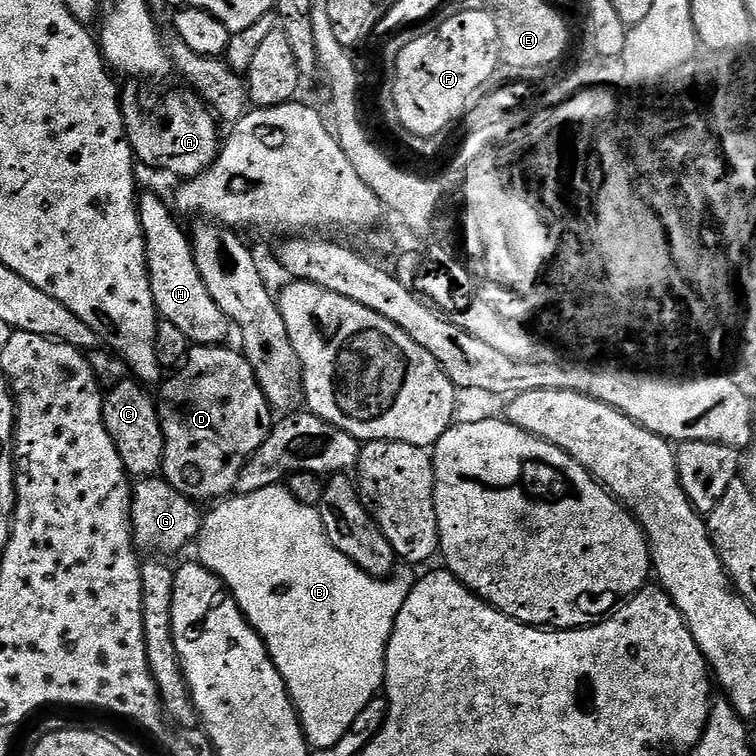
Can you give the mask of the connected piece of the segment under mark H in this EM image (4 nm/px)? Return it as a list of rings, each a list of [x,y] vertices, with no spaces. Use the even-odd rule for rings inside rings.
[[[141,191],[136,209],[144,235],[150,290],[154,294],[157,313],[180,329],[189,345],[223,345],[228,332],[230,336],[228,319],[222,314],[218,302],[210,298],[210,290],[206,290],[206,282],[202,282],[202,274],[198,274],[189,233],[186,228],[184,232],[183,226],[176,221],[178,216],[173,205],[169,201],[167,204],[156,192]]]

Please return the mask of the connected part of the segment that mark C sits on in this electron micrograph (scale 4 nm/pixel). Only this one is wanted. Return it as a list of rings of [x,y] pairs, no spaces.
[[[125,378],[111,385],[103,393],[104,425],[122,458],[124,468],[132,478],[152,478],[164,466],[164,425],[160,422],[160,409],[145,385]]]

